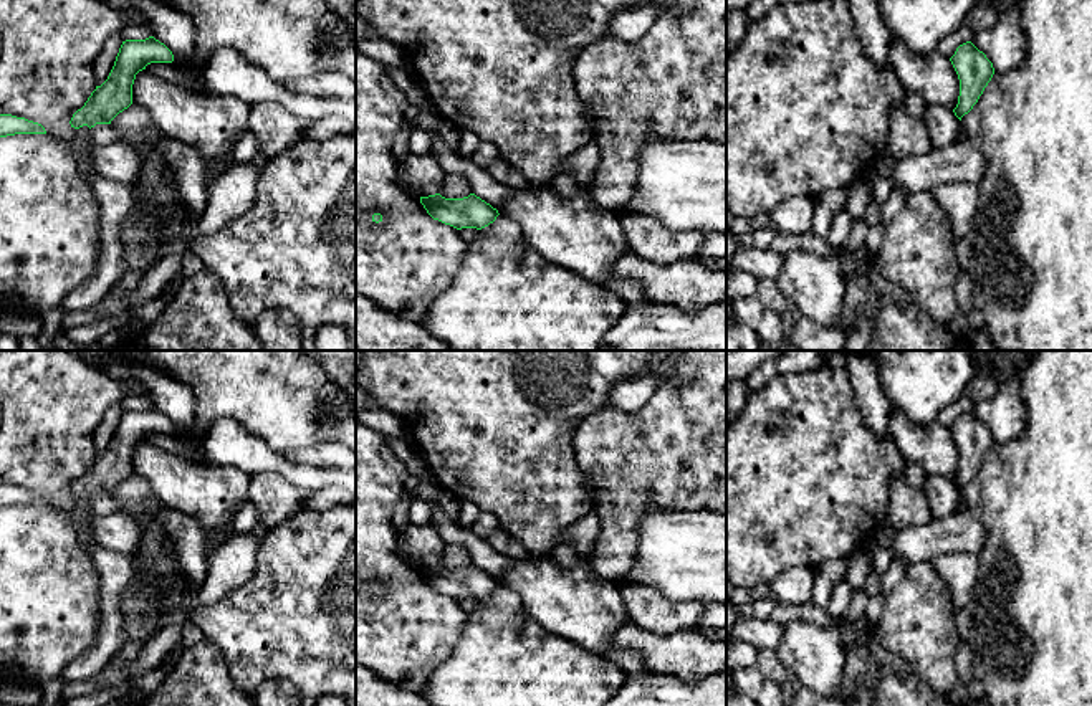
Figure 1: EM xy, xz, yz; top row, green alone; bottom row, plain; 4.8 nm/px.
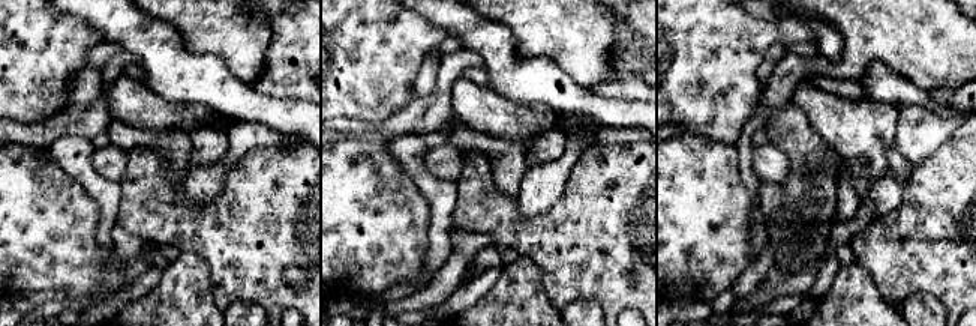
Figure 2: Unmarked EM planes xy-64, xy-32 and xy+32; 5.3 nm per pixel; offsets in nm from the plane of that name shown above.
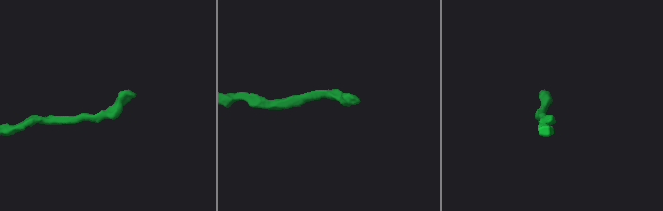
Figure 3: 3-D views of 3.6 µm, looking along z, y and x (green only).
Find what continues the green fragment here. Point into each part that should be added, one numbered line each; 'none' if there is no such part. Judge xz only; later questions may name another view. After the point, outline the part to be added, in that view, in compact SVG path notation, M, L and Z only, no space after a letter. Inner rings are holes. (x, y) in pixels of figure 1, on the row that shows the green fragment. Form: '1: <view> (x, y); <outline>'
none

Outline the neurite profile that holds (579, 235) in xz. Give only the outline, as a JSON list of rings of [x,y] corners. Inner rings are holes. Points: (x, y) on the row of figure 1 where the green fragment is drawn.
[[[529,185],[513,188],[510,198],[500,207],[500,215],[516,222],[528,246],[551,265],[558,265],[579,276],[602,284],[619,296],[627,308],[650,304],[642,283],[615,278],[611,266],[629,253],[625,235],[620,227],[620,215],[599,207],[589,187],[579,187],[571,200],[563,200],[553,187]]]

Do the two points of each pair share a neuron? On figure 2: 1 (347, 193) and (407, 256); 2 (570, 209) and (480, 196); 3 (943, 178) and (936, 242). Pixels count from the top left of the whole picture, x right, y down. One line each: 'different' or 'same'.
1: same
2: same
3: same

